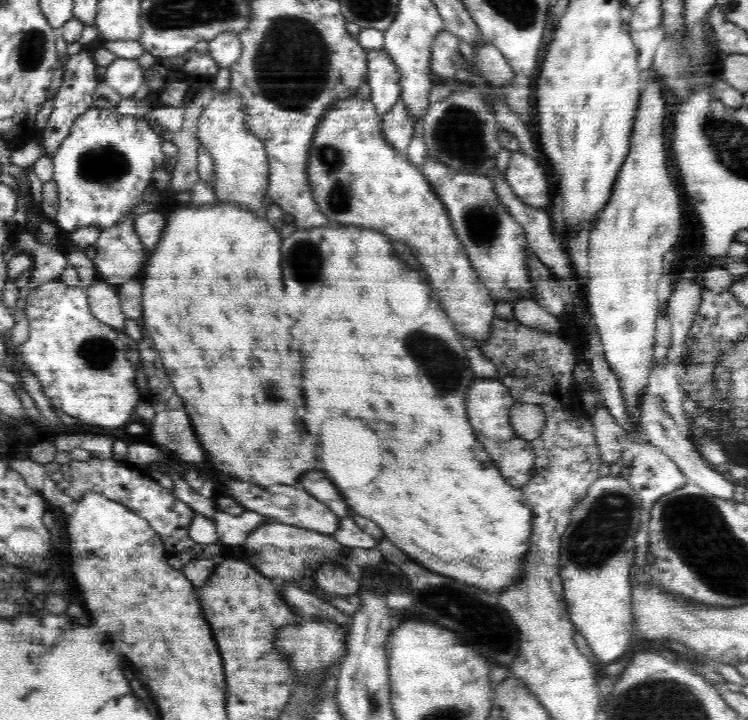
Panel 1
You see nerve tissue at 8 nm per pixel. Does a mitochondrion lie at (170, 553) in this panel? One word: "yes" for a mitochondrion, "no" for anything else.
no

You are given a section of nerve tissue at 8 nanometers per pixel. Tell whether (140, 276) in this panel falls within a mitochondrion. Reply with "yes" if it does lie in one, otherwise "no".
no

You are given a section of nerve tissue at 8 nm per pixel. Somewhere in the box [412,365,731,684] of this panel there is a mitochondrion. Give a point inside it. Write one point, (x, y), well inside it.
(599, 535)

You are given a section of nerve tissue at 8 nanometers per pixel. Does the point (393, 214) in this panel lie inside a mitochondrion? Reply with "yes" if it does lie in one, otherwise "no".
no

